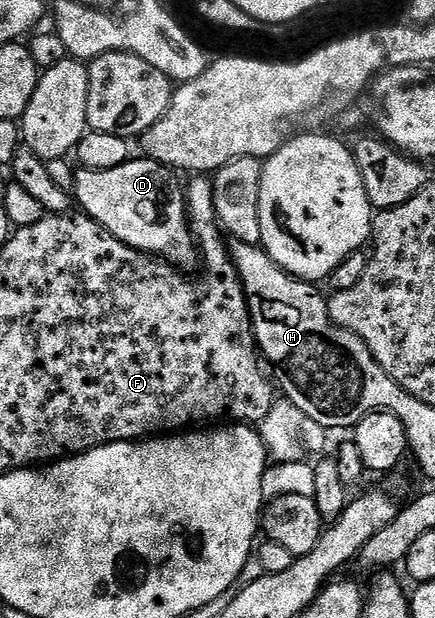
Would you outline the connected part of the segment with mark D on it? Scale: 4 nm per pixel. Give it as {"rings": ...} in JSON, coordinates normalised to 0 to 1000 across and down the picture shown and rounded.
{"rings":[[[340,254],[297,257],[280,269],[260,275],[211,277],[205,272],[184,272],[175,277],[172,301],[166,306],[172,325],[195,348],[209,351],[223,362],[251,372],[274,390],[299,396],[301,401],[340,413],[361,413],[370,419],[402,427],[411,434],[430,434],[455,421],[455,401],[430,361],[430,316],[421,296],[393,273],[359,259]]]}

